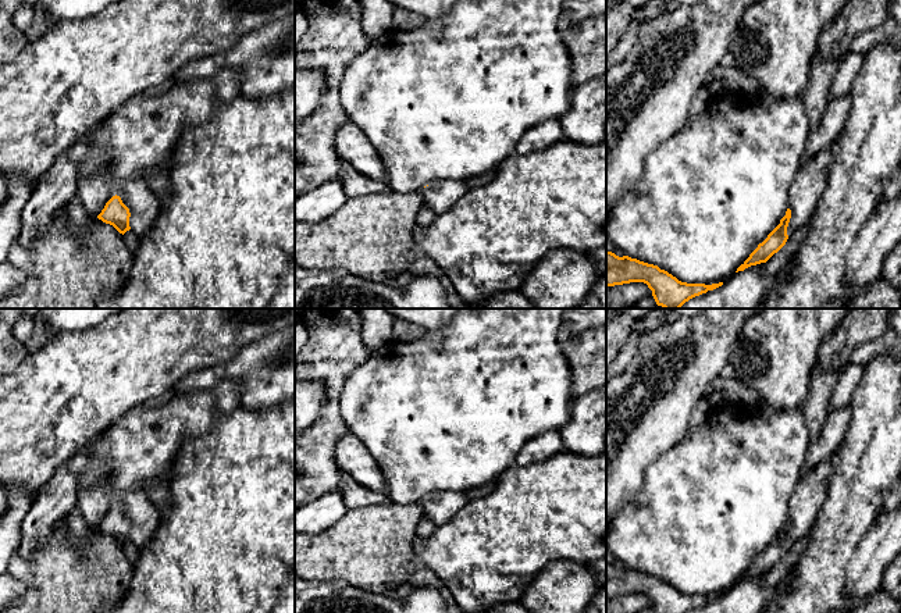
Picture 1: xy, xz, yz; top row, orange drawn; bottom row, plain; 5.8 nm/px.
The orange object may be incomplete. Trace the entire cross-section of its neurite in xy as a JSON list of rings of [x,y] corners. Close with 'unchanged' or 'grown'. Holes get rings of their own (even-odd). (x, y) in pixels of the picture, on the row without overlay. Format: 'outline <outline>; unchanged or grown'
outline [[[131,489],[117,500],[97,530],[122,546],[131,541],[140,550],[152,541],[160,516],[143,489]]]; grown

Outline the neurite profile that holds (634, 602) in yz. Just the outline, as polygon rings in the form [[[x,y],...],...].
[[[644,594],[606,598],[606,613],[640,613],[647,607],[652,607],[652,602]]]

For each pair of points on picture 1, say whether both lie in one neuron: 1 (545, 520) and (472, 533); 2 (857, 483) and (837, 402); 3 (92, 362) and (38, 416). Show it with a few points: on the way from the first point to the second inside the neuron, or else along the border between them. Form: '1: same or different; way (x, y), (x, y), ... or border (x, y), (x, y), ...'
1: same; way (527, 521), (517, 530), (490, 533)
2: different; border (862, 376), (848, 405)
3: same; way (78, 376), (52, 402)

